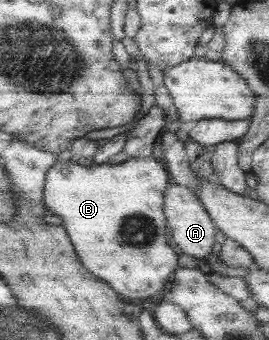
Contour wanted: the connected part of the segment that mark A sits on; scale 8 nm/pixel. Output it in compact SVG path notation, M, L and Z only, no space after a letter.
M174 183L169 186L165 195L165 214L167 224L170 226L171 239L174 240L175 247L178 247L181 253L190 255L204 267L208 255L218 251L216 223L205 209L196 192L188 187Z

